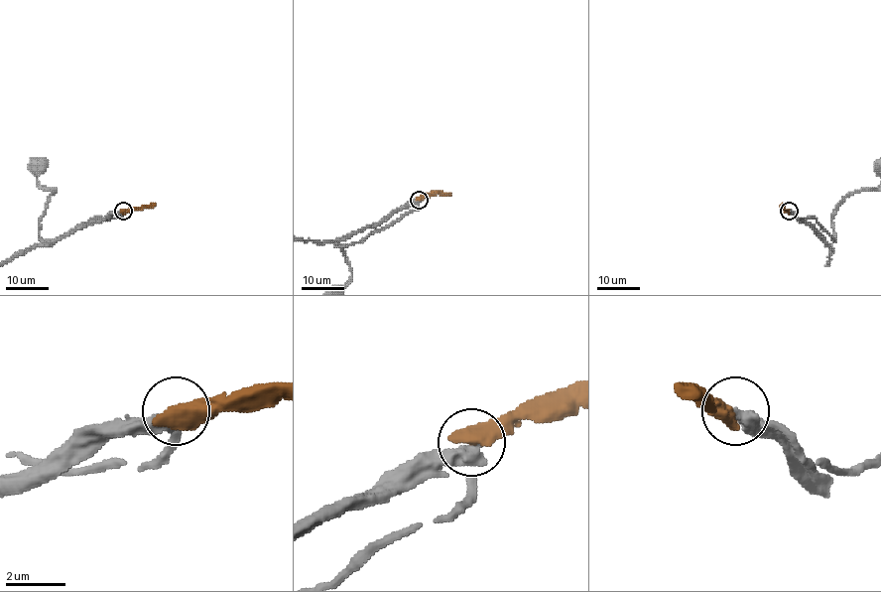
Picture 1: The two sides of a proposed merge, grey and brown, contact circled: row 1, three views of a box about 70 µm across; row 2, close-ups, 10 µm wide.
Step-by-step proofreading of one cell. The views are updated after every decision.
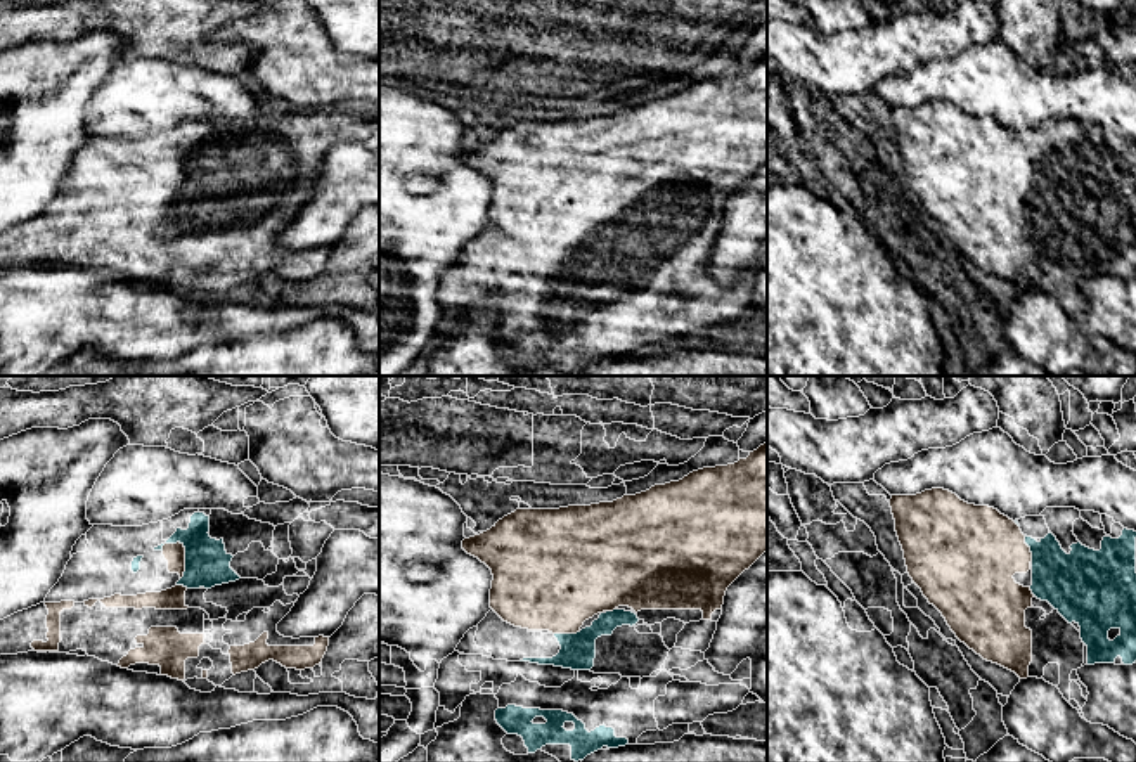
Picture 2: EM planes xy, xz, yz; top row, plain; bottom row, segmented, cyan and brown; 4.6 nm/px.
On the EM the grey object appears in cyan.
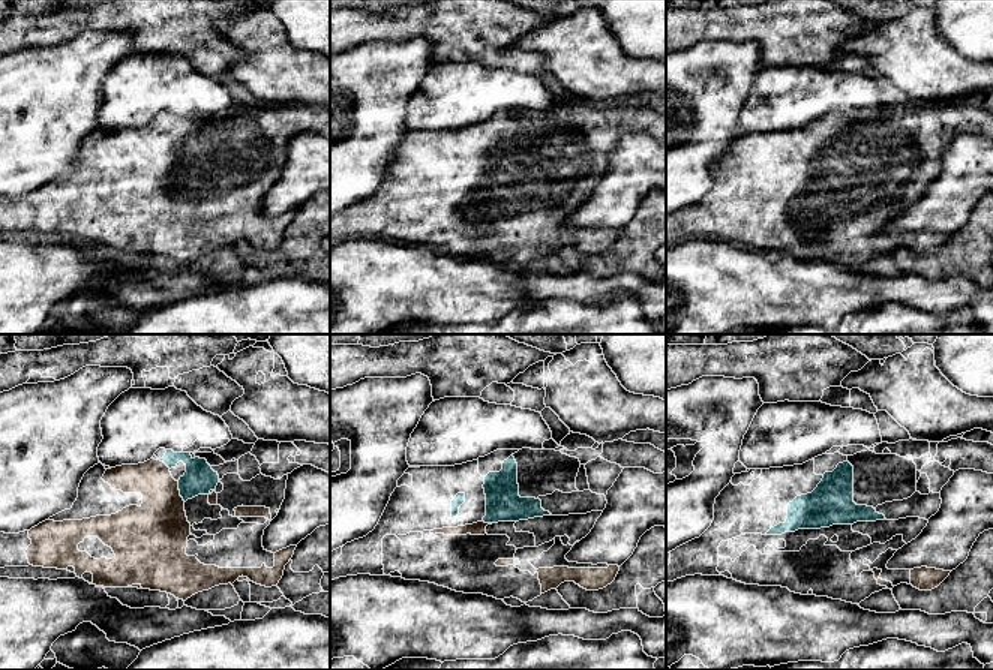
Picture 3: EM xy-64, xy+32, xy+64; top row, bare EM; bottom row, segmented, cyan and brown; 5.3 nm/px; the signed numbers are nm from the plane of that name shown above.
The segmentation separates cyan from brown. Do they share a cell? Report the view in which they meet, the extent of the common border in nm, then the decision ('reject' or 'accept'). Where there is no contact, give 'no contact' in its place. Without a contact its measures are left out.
xy | 190 nm | accept

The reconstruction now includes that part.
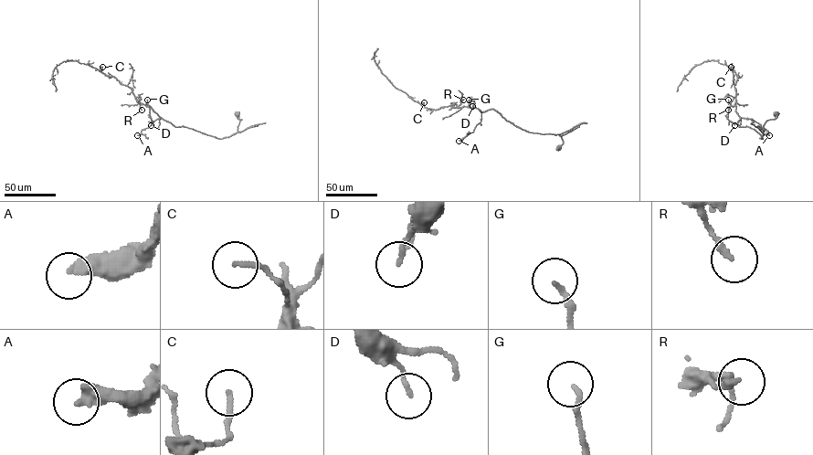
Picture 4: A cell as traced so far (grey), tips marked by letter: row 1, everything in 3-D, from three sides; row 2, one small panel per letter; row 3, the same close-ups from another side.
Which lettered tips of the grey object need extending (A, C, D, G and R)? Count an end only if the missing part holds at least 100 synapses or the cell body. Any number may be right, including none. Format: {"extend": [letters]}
{"extend": []}

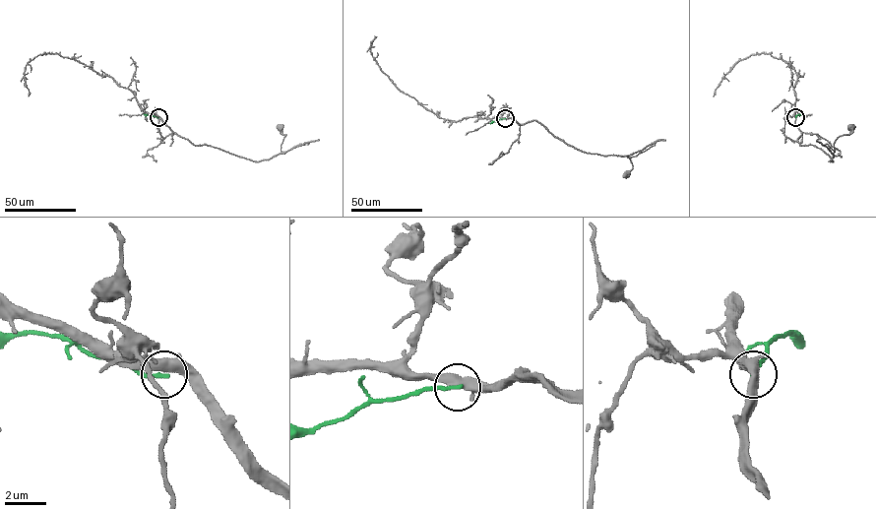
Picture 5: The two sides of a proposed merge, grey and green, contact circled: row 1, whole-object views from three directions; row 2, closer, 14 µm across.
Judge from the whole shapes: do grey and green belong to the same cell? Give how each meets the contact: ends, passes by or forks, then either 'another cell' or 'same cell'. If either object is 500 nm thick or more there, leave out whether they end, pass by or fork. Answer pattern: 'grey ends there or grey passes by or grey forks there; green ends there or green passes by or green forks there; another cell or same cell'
grey forks there; green ends there; another cell

